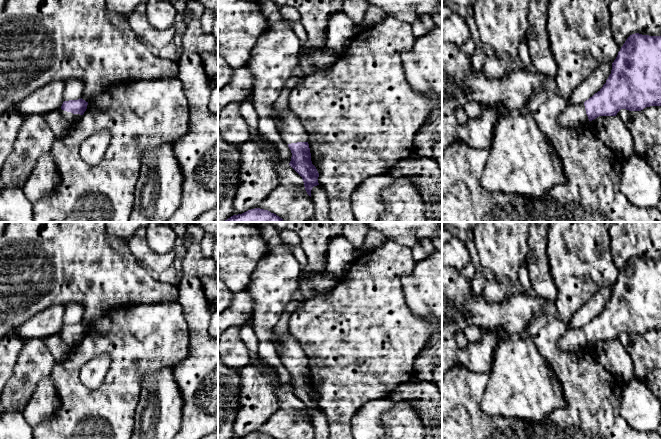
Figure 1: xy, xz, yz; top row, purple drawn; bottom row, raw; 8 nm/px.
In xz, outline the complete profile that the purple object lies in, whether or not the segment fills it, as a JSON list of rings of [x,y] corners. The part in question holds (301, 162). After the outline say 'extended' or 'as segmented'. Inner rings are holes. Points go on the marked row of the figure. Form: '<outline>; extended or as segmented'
[[[290,109],[278,112],[278,116],[278,131],[292,153],[289,165],[302,177],[305,190],[311,197],[312,188],[319,185],[319,173],[311,161],[308,134],[299,118]]]; extended

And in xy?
[[[69,100],[64,101],[60,111],[63,118],[71,125],[74,125],[87,109],[88,102],[85,100]]]; extended

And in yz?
[[[635,33],[618,52],[603,87],[583,104],[568,105],[558,123],[565,128],[578,128],[599,116],[616,116],[621,109],[641,111],[650,106],[661,106],[661,36]]]; extended

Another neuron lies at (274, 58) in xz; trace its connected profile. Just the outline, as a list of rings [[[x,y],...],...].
[[[282,19],[275,23],[269,23],[265,32],[257,39],[247,64],[253,74],[252,103],[259,117],[255,131],[276,147],[281,161],[287,164],[291,161],[292,153],[288,144],[283,141],[277,125],[272,119],[271,111],[286,81],[294,74],[298,66],[301,48],[302,41],[294,33],[290,21]]]

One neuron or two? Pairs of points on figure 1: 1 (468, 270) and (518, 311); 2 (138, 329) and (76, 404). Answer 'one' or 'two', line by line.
1: two
2: one

